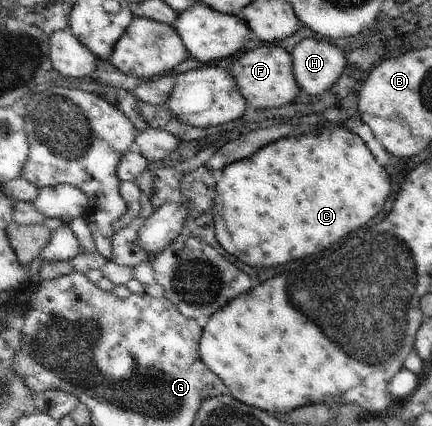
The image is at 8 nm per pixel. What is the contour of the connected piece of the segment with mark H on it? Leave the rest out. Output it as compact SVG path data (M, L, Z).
M315 38L299 42L291 52L298 86L313 97L329 91L341 78L347 55L340 48Z

